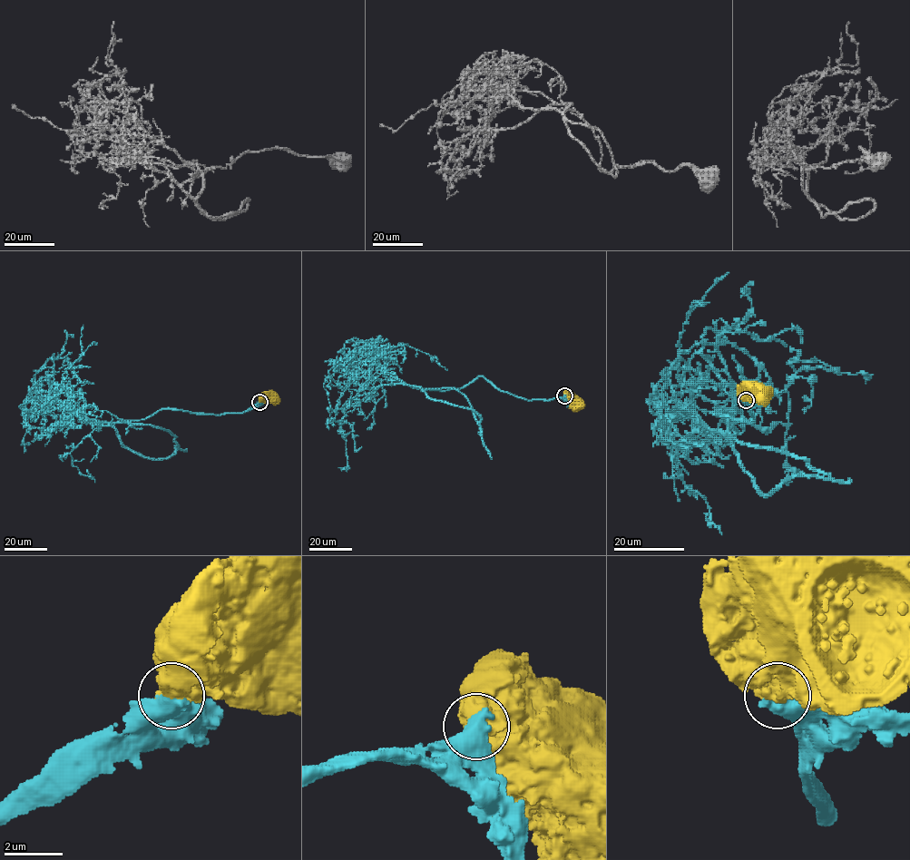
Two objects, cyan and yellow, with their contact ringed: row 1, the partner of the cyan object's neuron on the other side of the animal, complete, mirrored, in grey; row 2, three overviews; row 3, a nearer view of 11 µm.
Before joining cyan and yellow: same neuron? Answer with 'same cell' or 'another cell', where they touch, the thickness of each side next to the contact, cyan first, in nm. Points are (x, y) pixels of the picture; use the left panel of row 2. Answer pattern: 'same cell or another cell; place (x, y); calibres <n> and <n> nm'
same cell; place (259, 402); calibres 700 and 800 nm

